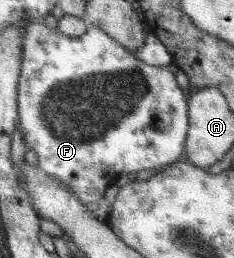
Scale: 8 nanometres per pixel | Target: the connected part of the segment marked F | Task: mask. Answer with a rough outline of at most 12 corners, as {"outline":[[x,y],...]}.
{"outline":[[87,23],[25,29],[26,150],[84,204],[184,160],[188,100]]}

